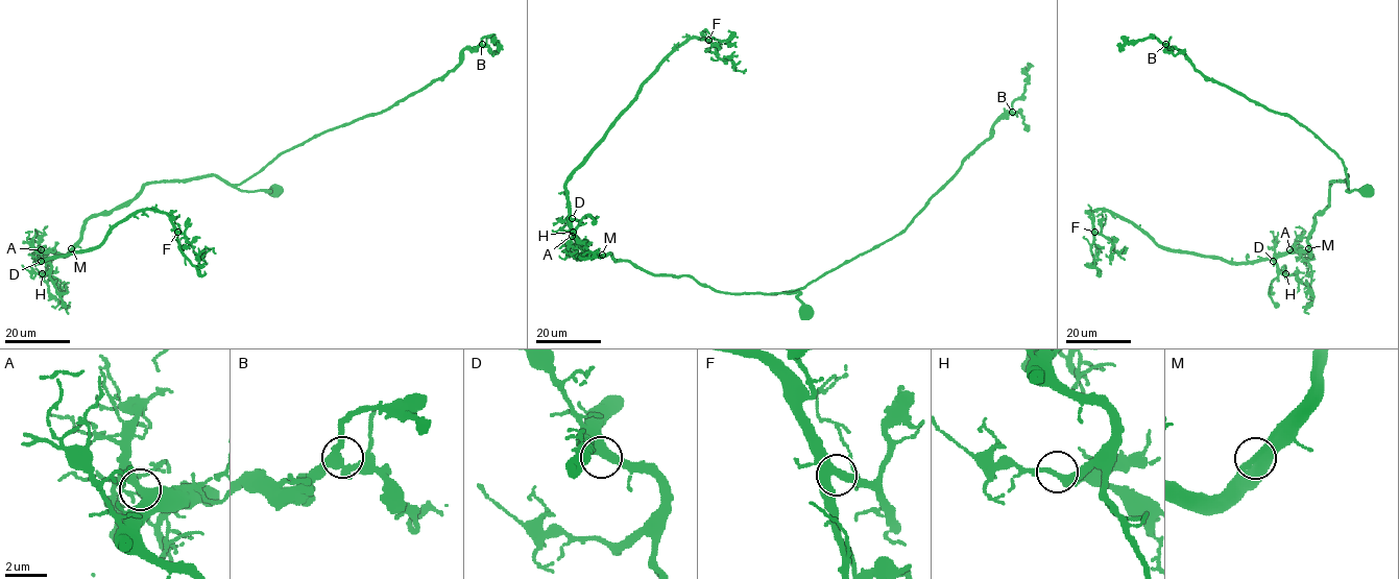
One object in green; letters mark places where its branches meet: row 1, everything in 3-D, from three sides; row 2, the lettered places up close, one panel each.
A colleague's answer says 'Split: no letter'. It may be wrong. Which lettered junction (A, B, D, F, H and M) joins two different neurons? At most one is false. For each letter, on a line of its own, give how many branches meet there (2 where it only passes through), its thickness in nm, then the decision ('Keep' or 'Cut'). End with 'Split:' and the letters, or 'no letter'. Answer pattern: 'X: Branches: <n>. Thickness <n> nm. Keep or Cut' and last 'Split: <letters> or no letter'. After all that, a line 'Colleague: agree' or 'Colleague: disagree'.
A: Branches: 2. Thickness 500 nm. Keep
B: Branches: 3. Thickness 420 nm. Keep
D: Branches: 2. Thickness 500 nm. Keep
F: Branches: 3. Thickness 400 nm. Keep
H: Branches: 3. Thickness 300 nm. Keep
M: Branches: 2. Thickness 550 nm. Keep
Split: no letter
Colleague: agree

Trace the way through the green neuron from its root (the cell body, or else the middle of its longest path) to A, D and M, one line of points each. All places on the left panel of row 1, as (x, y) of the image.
A: (274, 190), (240, 191), (214, 175), (148, 182), (131, 199), (93, 215), (66, 254), (41, 249)
D: (274, 190), (240, 191), (214, 175), (148, 182), (131, 199), (93, 215), (66, 254), (44, 252), (41, 261)
M: (274, 190), (240, 191), (214, 175), (148, 182), (131, 199), (93, 215), (85, 223), (81, 238), (71, 248)

